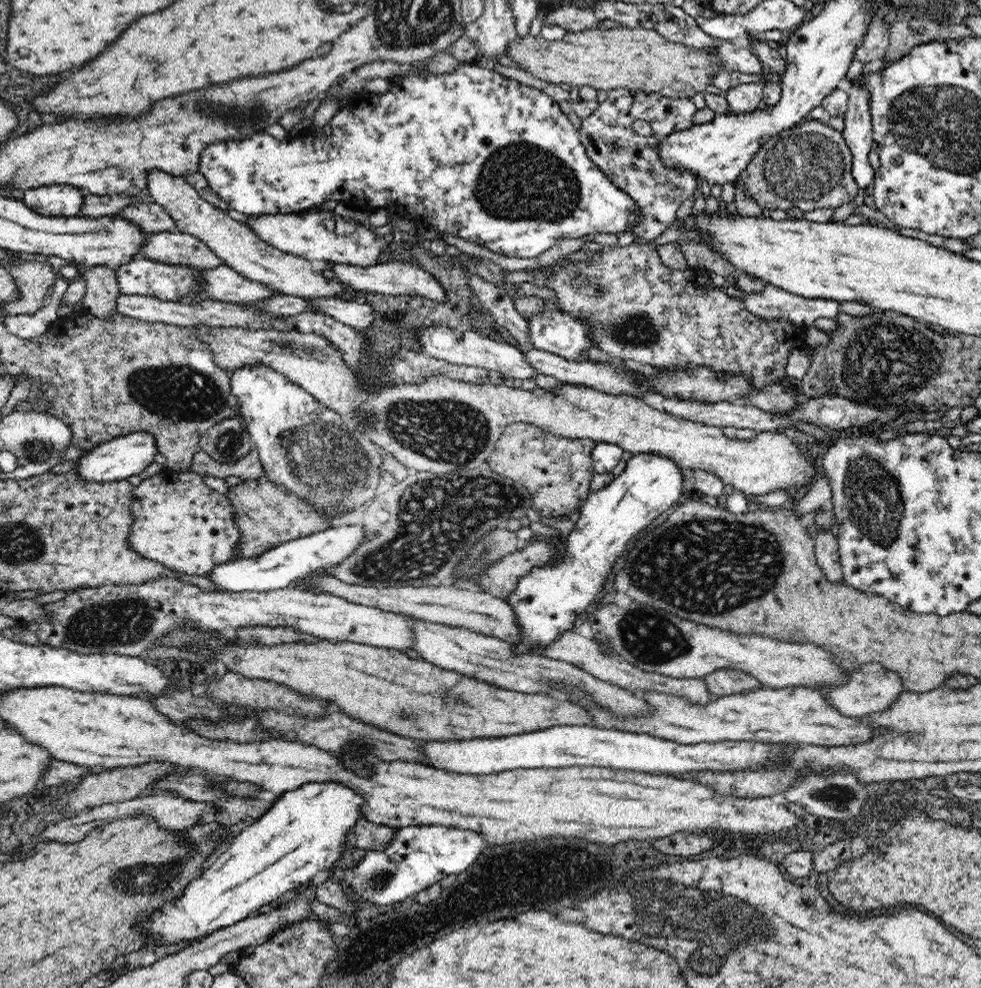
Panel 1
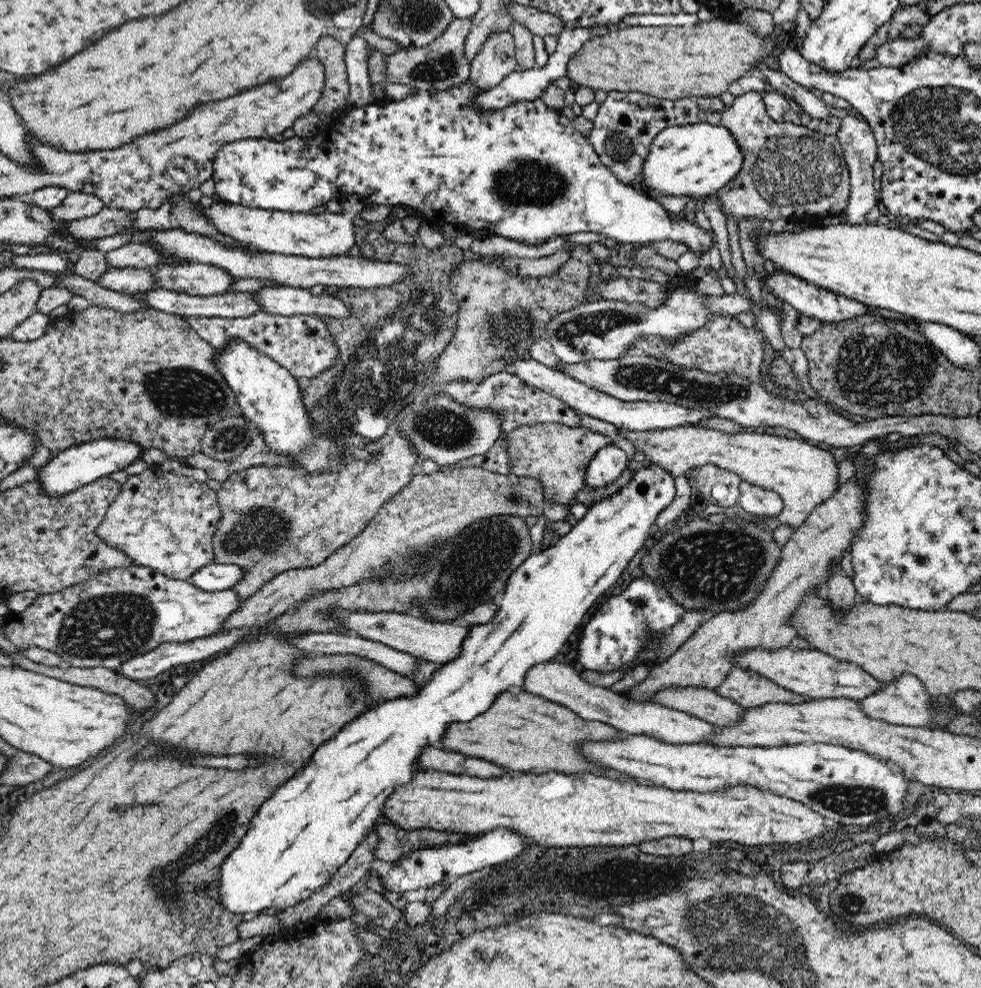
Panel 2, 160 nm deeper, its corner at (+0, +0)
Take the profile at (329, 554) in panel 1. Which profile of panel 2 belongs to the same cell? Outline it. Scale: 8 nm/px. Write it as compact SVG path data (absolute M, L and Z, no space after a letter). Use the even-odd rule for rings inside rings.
M211 562L196 570L188 580L202 590L217 591L232 588L234 582L238 582L241 577L240 567Z

